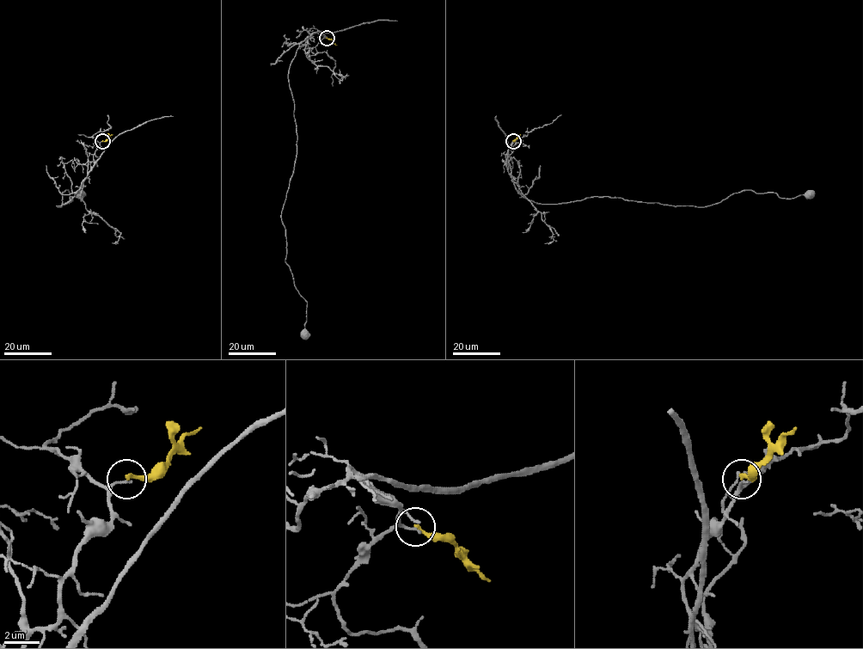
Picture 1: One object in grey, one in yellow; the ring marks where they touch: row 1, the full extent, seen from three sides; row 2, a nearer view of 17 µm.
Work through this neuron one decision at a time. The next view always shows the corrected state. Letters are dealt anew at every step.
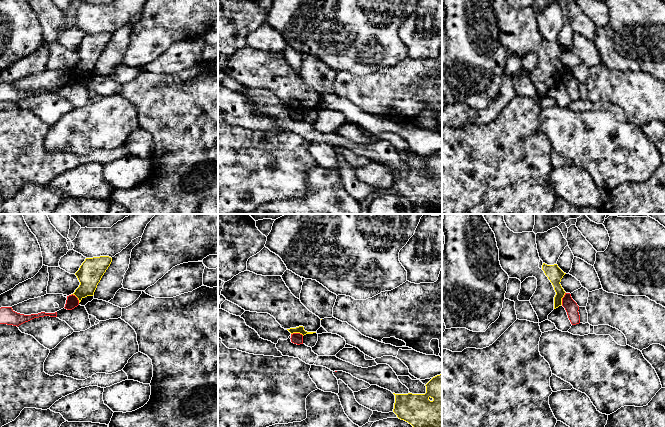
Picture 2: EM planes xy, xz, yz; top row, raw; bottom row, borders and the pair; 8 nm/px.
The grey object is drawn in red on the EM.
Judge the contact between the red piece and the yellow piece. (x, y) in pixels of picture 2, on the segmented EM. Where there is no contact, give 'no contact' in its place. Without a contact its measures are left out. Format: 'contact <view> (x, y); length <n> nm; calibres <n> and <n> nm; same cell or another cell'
contact xz (297, 333); length 110 nm; calibres 90 and 60 nm; another cell

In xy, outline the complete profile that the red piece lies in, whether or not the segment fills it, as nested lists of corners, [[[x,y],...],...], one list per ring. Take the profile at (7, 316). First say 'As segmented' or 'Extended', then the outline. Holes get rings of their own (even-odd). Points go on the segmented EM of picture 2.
As segmented. [[[1,307],[0,308],[0,324],[7,324],[13,326],[19,326],[25,322],[28,322],[34,318],[50,316],[57,317],[57,312],[55,313],[45,313],[41,312],[38,314],[24,315],[15,312],[12,307]]]

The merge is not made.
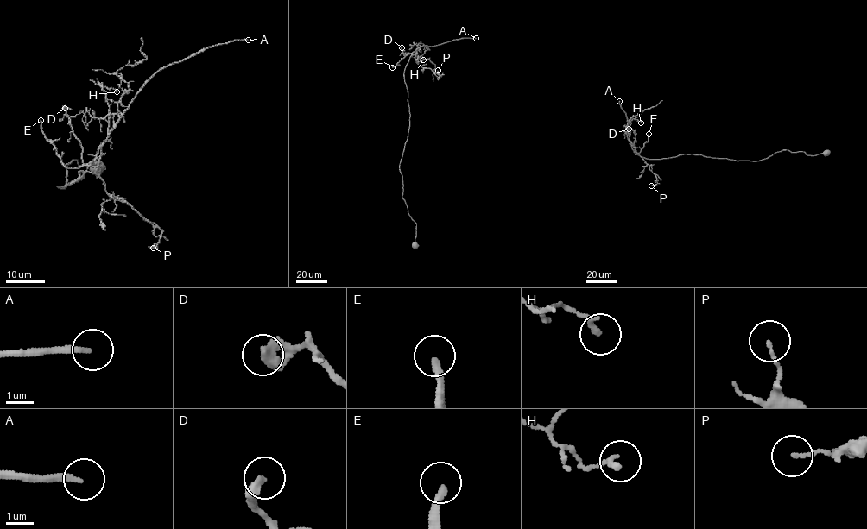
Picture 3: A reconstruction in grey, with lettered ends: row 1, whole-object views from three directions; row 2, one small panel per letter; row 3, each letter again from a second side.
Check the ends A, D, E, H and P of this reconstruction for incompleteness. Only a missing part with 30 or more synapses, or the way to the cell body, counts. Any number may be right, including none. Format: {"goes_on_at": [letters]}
{"goes_on_at": ["A", "E"]}

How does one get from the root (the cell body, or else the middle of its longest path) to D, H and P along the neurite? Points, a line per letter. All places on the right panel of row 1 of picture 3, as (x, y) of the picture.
D: (825, 152), (807, 155), (783, 150), (757, 160), (693, 154), (651, 160), (635, 152), (635, 132), (629, 129)
H: (825, 152), (783, 150), (757, 160), (693, 154), (648, 159), (629, 140), (630, 121), (641, 122)
P: (825, 152), (783, 150), (757, 160), (693, 154), (651, 160), (631, 145), (656, 178), (651, 185)

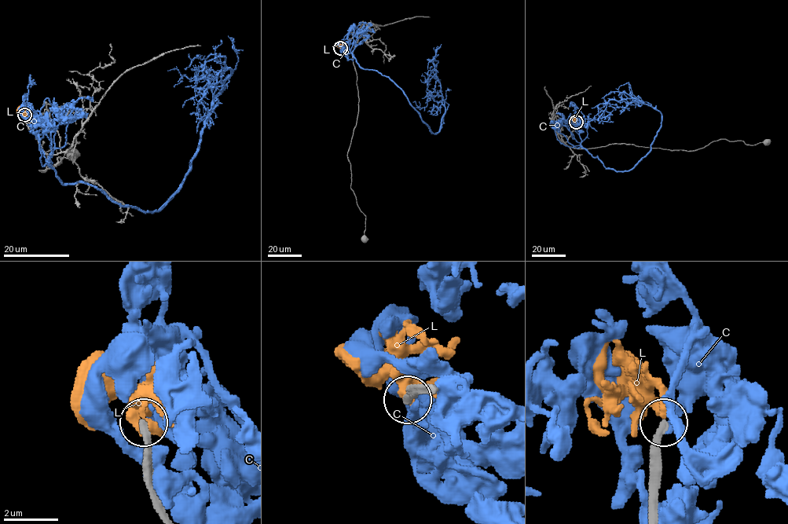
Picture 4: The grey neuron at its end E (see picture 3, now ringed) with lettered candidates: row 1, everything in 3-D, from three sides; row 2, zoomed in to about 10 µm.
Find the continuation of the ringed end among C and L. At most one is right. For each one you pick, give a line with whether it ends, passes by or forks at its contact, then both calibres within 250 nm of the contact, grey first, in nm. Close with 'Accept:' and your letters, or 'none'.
Accept: none

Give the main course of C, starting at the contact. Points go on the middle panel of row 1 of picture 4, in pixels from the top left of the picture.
C: (340, 49), (350, 53), (360, 66), (390, 78), (432, 133), (437, 133), (445, 108), (433, 56), (441, 44)

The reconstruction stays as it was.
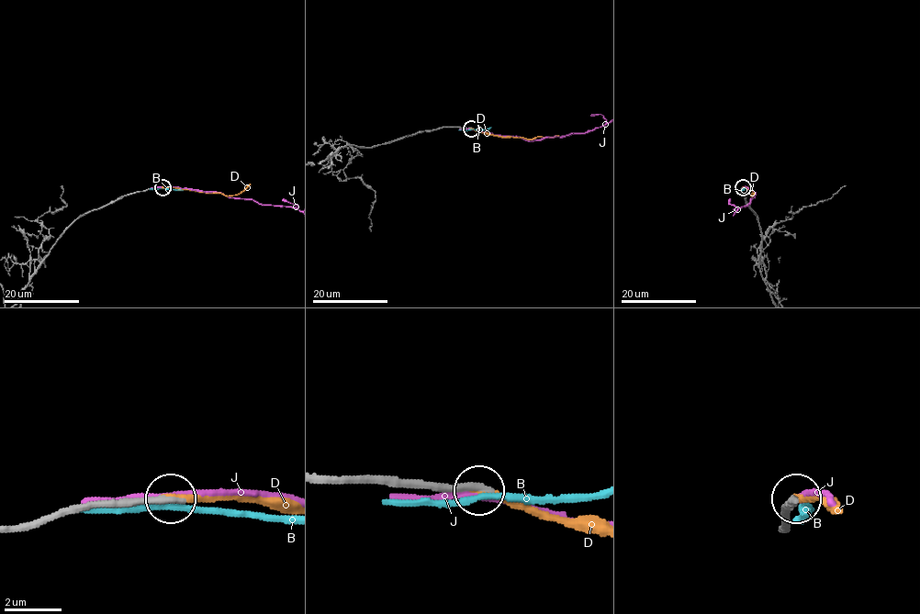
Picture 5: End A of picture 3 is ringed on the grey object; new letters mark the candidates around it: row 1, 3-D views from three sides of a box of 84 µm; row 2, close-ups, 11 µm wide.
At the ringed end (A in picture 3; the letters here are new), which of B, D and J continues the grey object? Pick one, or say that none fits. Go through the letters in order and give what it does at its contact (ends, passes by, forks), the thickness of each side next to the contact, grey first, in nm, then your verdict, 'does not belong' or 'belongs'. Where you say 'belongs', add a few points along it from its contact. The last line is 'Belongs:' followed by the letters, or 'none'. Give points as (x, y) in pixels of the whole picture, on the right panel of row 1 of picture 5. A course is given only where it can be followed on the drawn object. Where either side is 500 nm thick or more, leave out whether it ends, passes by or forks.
B: it passes by | 260/200 nm | does not belong
D: it ends | 280/240 nm | belongs | via (743, 187), (751, 191), (751, 195), (749, 184)
J: it passes by | 320/240 nm | does not belong
Belongs: D

